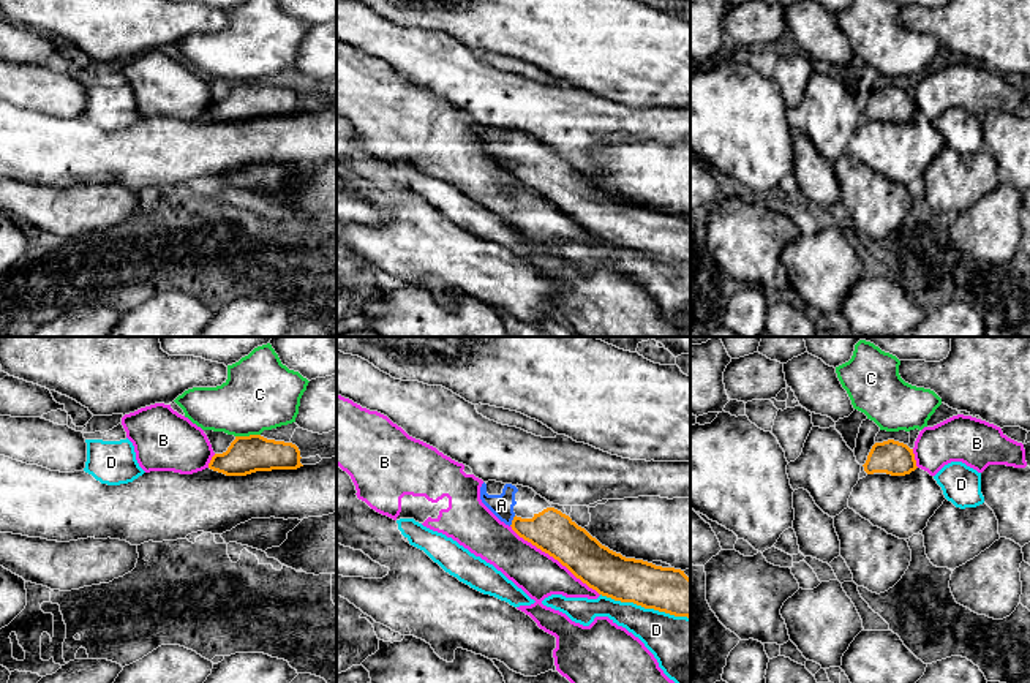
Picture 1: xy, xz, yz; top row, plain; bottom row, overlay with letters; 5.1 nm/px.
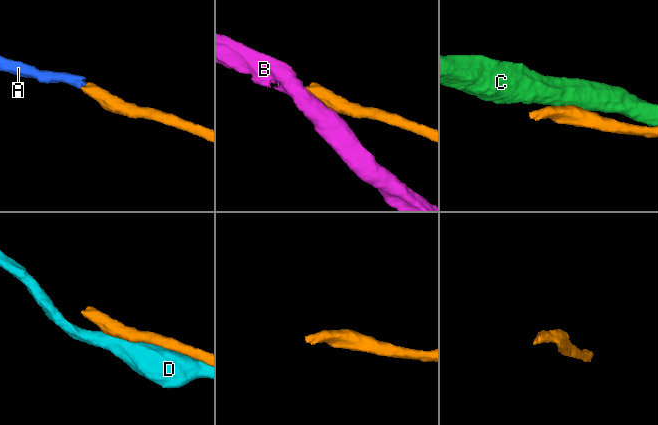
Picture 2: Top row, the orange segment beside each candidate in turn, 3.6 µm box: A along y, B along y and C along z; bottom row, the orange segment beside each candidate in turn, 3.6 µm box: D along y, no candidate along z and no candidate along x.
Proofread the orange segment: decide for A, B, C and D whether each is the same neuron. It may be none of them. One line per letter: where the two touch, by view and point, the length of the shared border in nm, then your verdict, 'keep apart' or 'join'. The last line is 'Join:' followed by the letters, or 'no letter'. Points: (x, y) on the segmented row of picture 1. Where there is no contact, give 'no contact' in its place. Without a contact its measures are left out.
A: contact xz (512, 520); length 70 nm; join
B: contact xz (555, 558); length 600 nm; keep apart
C: contact xy (247, 437); length 130 nm; keep apart
D: contact xz (645, 607); length 480 nm; keep apart
Join: A

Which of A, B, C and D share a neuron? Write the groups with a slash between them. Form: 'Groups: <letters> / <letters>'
Groups: A / B / C / D

